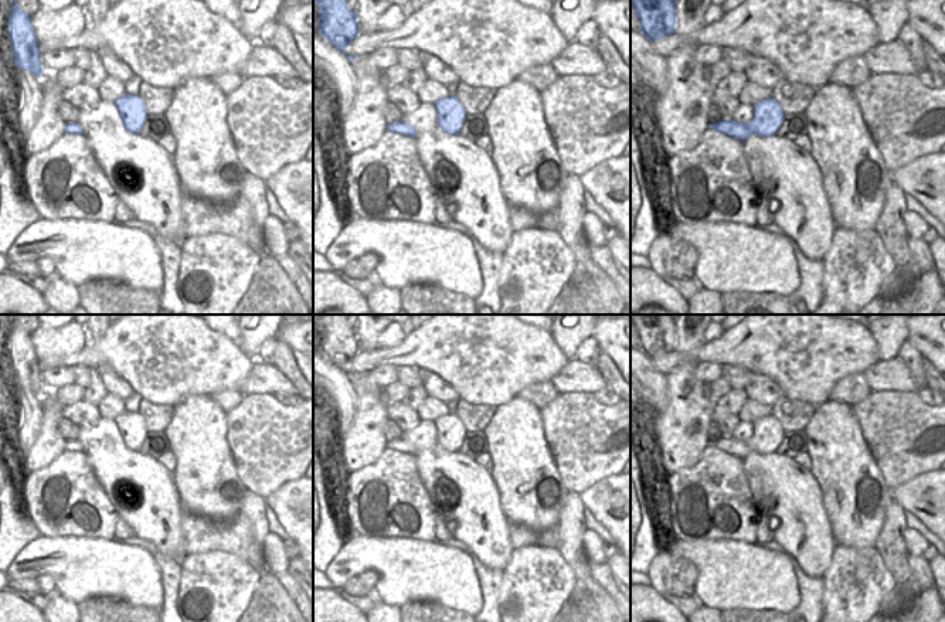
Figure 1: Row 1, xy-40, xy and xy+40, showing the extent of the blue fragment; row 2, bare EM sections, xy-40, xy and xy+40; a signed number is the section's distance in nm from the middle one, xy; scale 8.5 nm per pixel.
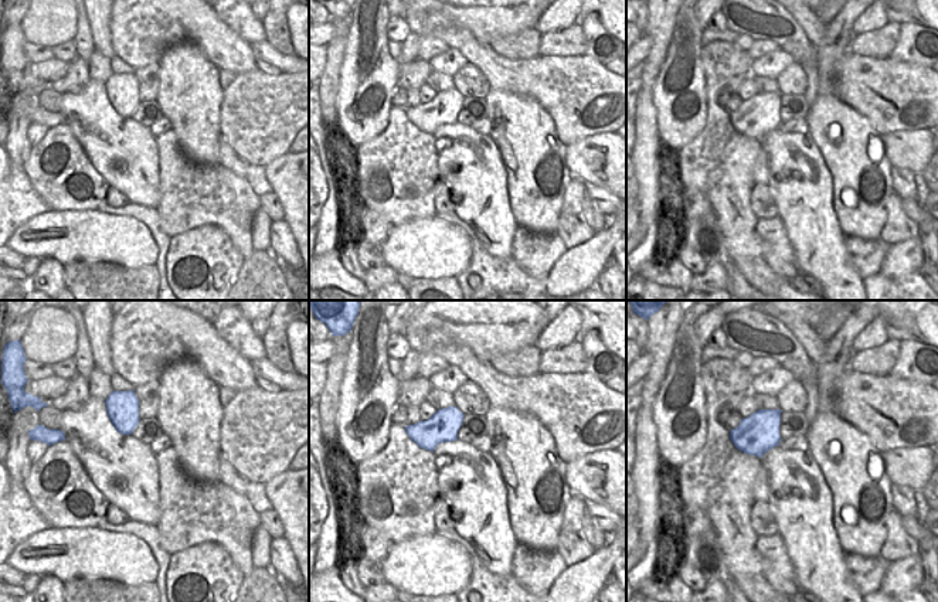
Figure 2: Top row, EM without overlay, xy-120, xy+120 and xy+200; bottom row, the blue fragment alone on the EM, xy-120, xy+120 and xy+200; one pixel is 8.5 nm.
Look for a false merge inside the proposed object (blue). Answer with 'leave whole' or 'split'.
split

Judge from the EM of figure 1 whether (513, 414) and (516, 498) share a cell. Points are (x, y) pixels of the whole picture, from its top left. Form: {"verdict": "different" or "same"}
{"verdict": "same"}

